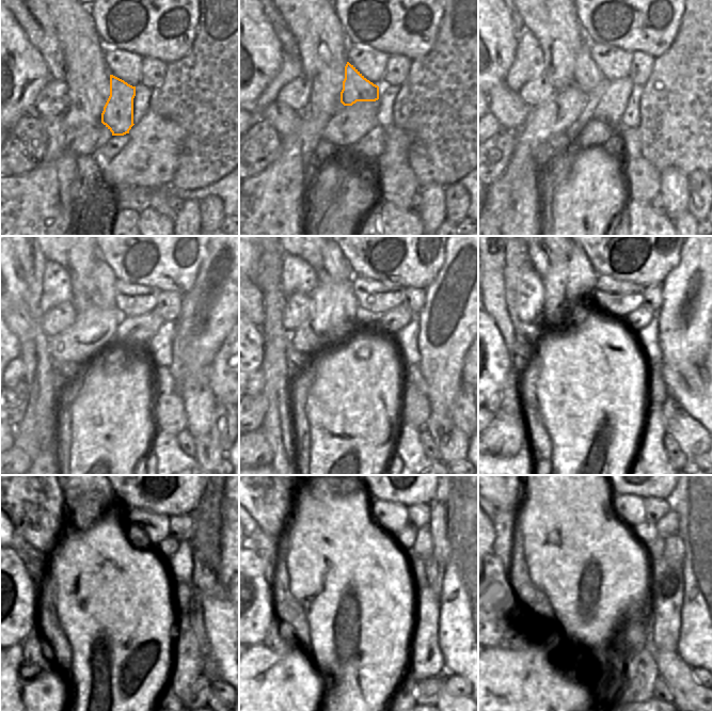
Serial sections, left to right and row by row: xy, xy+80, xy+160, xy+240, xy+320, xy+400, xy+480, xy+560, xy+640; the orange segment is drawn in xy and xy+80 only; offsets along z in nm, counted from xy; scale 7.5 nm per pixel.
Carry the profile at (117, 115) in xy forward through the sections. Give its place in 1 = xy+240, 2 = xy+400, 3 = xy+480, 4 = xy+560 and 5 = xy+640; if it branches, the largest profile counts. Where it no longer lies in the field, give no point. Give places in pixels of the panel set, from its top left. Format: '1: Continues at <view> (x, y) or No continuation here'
1: Continues at xy+240 (103, 296)
2: Continues at xy+400 (552, 257)
3: No continuation here
4: No continuation here
5: No continuation here

